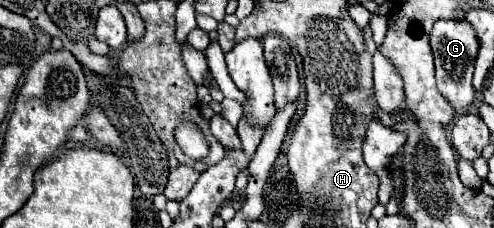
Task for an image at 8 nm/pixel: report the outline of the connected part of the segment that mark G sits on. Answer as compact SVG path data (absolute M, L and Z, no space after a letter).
M438 20L432 28L430 44L434 50L438 90L454 106L456 114L462 114L474 102L472 72L474 72L474 60L476 60L476 52L478 52L478 38L476 38L472 26L468 24L468 20Z

